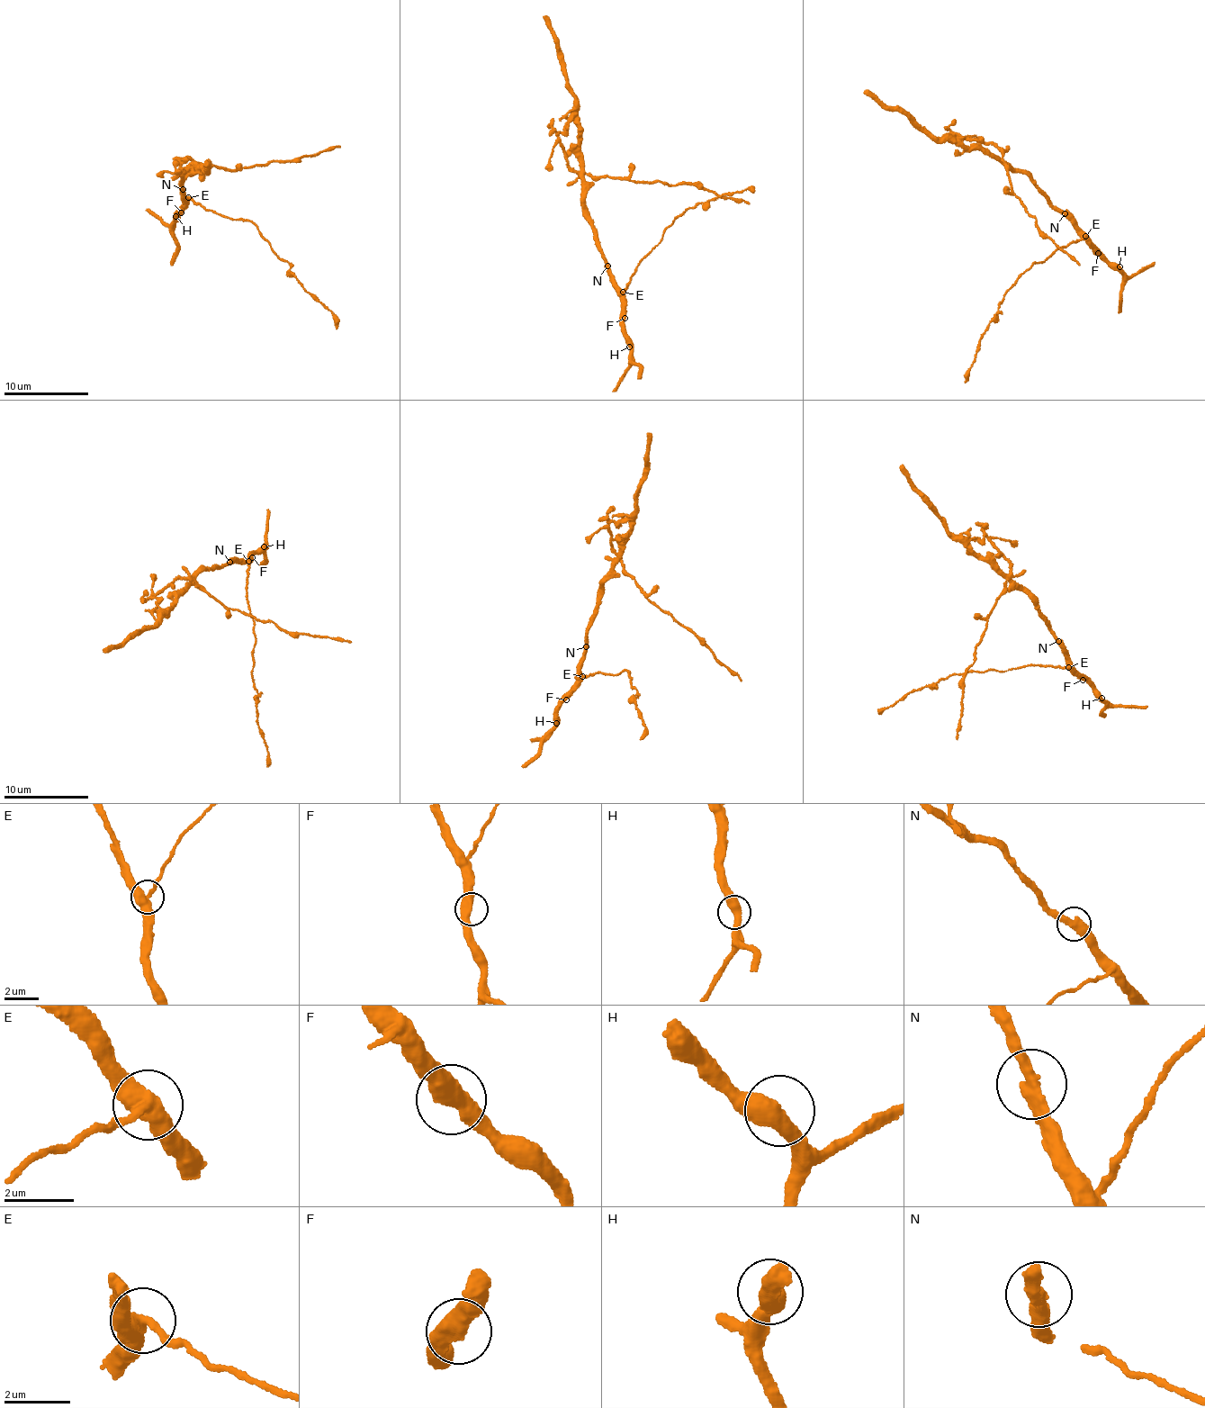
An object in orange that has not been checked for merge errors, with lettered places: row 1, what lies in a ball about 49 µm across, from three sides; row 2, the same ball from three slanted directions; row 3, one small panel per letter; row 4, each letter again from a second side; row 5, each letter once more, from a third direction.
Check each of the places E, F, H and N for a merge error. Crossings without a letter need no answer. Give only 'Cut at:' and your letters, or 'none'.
Cut at: E, N

